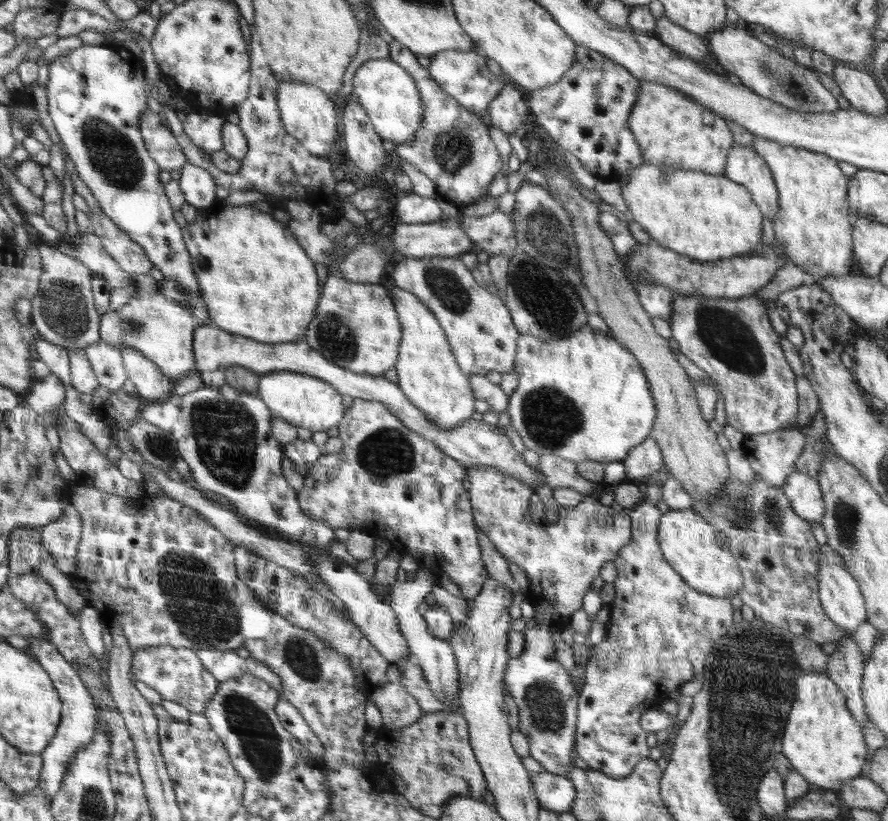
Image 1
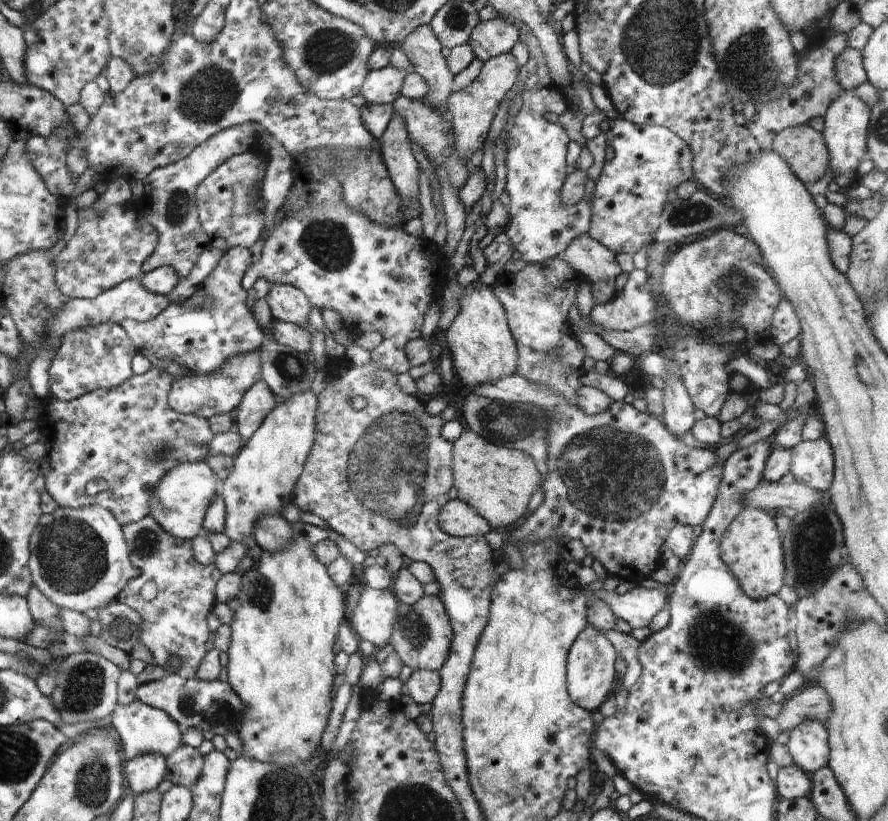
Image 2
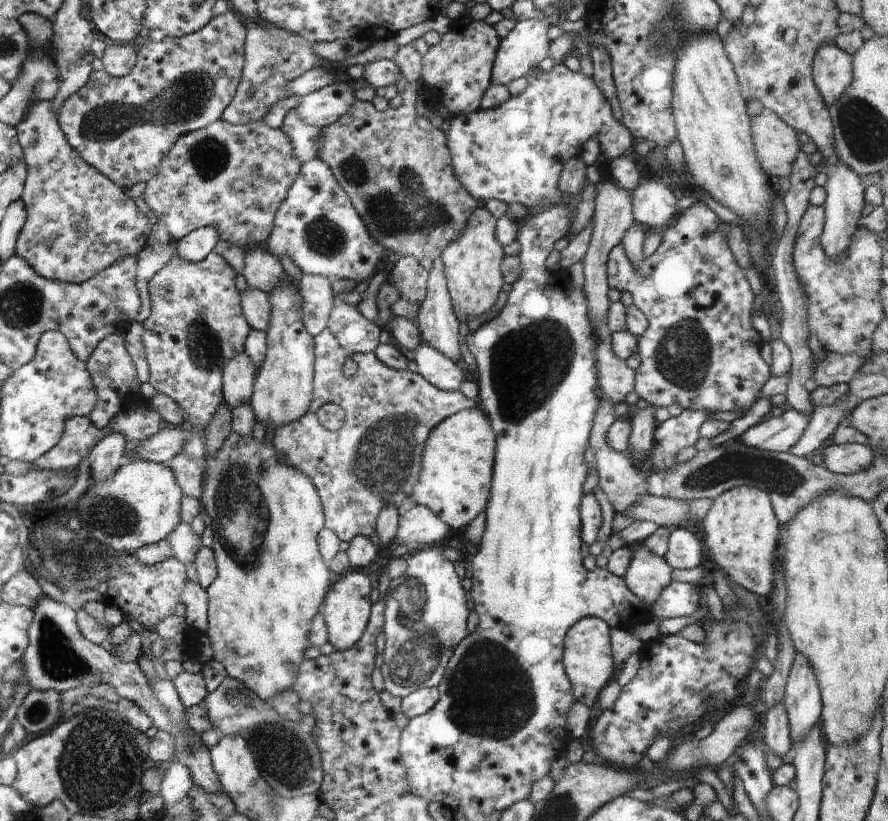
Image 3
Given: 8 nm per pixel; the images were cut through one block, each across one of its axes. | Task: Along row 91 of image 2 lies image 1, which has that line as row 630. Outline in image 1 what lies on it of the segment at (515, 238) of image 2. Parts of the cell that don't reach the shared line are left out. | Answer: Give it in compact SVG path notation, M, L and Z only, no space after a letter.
M469 467L467 479L470 481L469 502L474 515L474 526L486 533L506 562L515 562L524 568L530 580L530 594L540 596L535 604L534 628L524 631L524 652L510 658L504 672L504 689L508 689L516 706L518 706L518 728L529 742L530 757L538 761L544 771L558 776L567 776L574 761L574 742L576 740L578 688L572 684L569 670L556 660L556 650L552 636L558 634L576 610L583 606L584 593L592 588L594 577L598 577L602 565L613 561L618 551L631 539L631 516L628 511L616 511L604 506L597 496L584 496L576 506L562 510L560 519L555 523L539 526L532 522L528 513L533 488L522 483L520 479L498 470L498 467Z

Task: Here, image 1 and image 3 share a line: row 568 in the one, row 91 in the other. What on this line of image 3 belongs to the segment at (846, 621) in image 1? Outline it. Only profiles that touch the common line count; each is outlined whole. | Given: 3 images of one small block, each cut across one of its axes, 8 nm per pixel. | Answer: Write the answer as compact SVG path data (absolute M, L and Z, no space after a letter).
M834 45L821 46L813 58L813 81L824 102L833 105L853 79L853 56Z

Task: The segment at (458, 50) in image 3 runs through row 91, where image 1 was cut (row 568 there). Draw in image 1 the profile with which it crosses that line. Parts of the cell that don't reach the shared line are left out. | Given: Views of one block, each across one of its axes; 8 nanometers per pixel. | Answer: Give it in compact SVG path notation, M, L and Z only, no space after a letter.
M354 399L352 406L345 410L338 429L338 437L343 442L342 450L320 455L305 476L304 487L297 492L302 511L326 522L334 530L358 529L368 536L396 542L396 546L404 550L404 555L422 562L436 562L442 574L450 576L450 580L460 588L464 599L471 600L478 596L488 578L488 571L481 559L469 492L462 485L468 467L450 458L430 440L411 432L384 404L375 401Z

